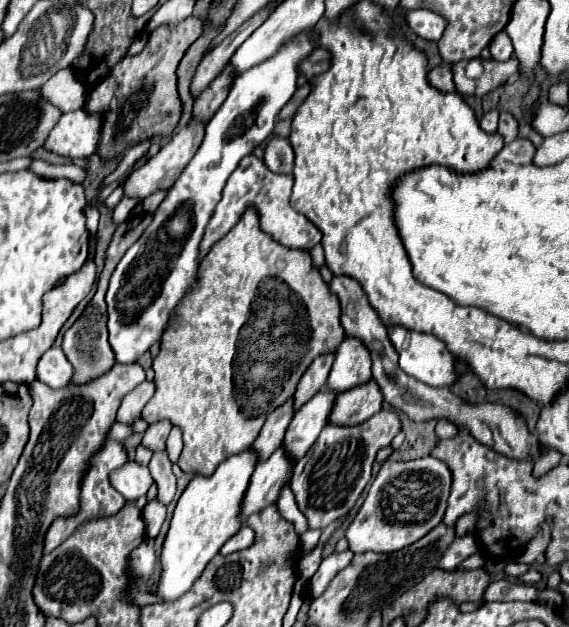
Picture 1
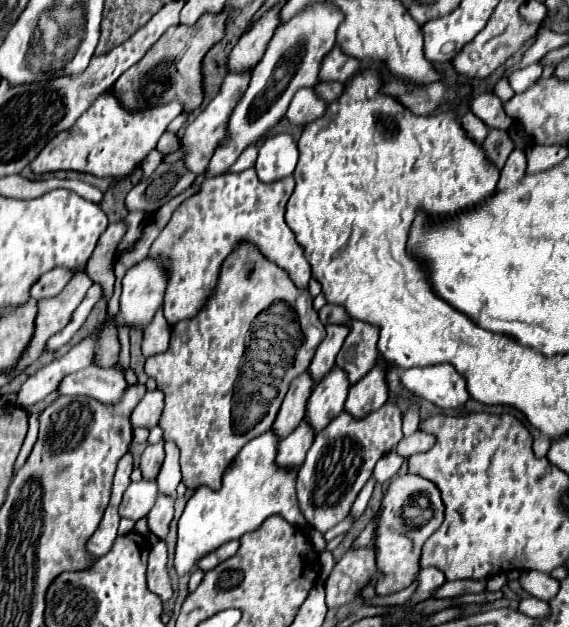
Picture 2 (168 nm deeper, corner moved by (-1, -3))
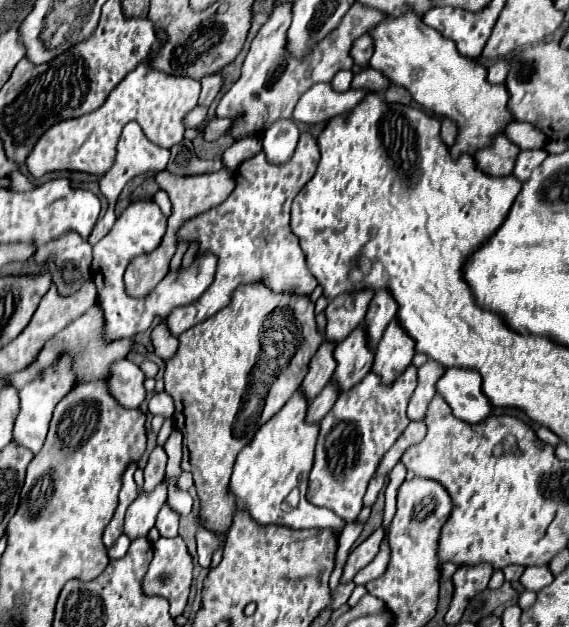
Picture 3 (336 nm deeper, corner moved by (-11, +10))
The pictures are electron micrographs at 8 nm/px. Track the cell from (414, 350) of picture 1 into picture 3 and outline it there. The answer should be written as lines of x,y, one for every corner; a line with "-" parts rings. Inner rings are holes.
448,368
436,388
456,418
468,424
480,424
492,416
490,400
482,392
482,376
476,370

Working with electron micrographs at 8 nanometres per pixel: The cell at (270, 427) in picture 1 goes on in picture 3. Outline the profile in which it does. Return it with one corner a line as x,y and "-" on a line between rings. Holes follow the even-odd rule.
324,340
324,344
318,348
310,362
310,370
302,382
302,390
306,392
308,400
318,396
318,392
330,382
334,370
336,370
336,360
334,360
334,342

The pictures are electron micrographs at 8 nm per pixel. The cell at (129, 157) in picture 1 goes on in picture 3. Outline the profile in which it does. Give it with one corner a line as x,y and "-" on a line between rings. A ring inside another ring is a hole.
216,72
214,76
204,76
200,82
201,92
198,104
201,106
210,106
210,104
212,104
212,100
216,98
222,87
222,74
220,74
220,72

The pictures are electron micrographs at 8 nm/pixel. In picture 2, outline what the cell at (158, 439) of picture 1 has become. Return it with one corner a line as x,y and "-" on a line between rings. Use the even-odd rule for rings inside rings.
160,441
156,445
148,445
142,453
142,459
140,459
142,475
146,479
156,479
162,461
164,461
164,441

